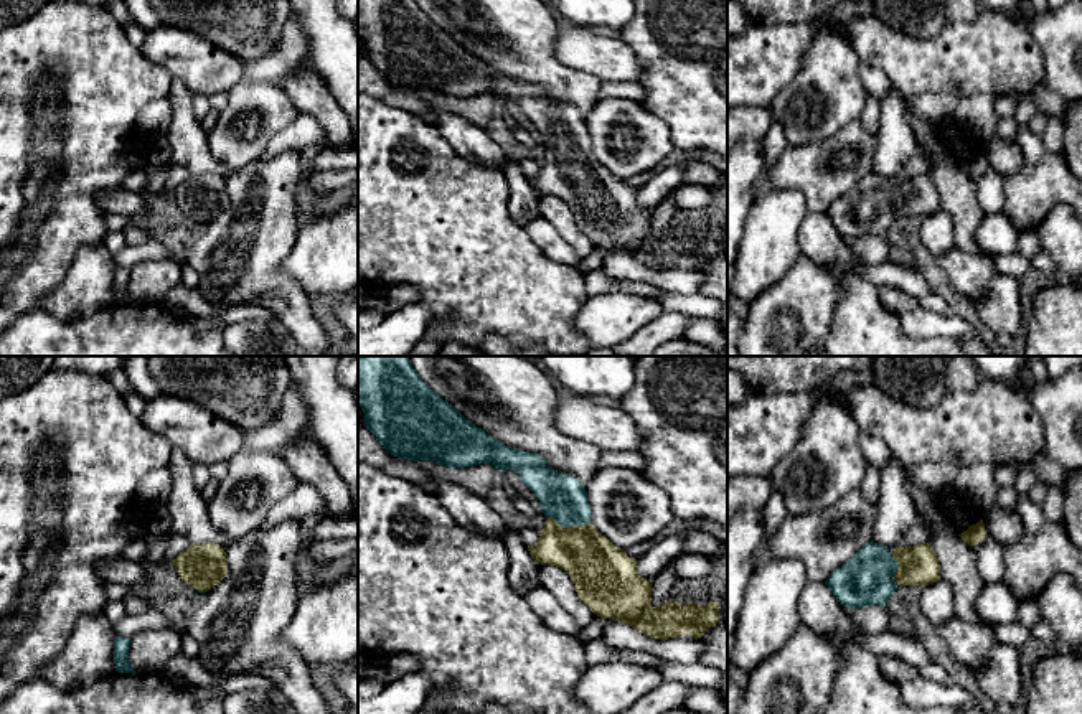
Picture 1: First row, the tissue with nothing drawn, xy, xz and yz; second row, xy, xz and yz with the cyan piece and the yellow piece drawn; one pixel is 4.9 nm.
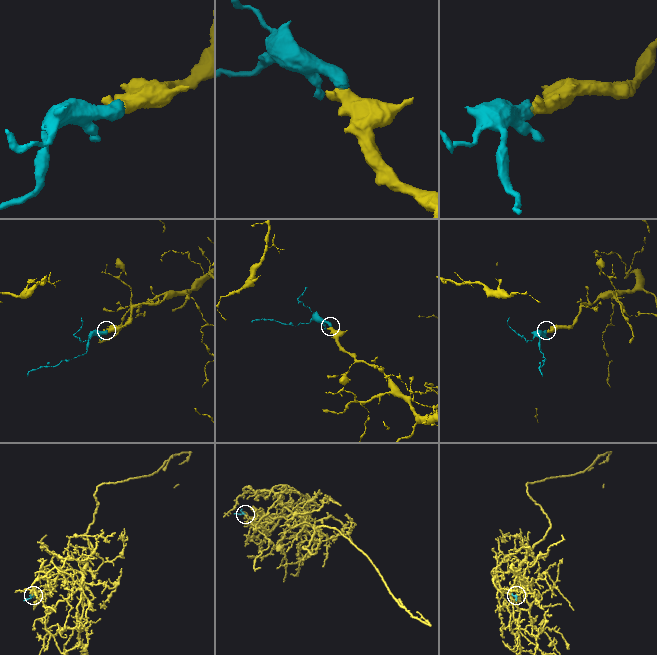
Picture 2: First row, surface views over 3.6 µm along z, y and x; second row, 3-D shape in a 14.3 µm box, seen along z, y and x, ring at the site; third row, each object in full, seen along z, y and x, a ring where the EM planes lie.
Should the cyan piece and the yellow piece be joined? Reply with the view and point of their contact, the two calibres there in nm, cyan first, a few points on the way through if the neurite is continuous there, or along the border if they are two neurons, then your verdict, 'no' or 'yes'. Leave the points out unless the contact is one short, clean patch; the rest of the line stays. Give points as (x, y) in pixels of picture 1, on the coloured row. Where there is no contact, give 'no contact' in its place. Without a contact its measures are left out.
xz (568, 526) | 220/280 nm | across xz (563, 497), (568, 526), (568, 538), (597, 568) | yes

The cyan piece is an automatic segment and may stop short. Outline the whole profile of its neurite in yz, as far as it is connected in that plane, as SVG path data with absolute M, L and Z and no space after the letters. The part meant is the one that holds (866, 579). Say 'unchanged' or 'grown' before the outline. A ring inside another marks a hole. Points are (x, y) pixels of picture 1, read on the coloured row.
grown; M869 541L825 584L843 607L861 608L889 602L899 585L929 585L940 580L940 564L929 543L889 547Z

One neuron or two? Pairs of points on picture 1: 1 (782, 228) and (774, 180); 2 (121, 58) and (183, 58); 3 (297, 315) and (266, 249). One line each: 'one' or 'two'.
1: two
2: two
3: one

